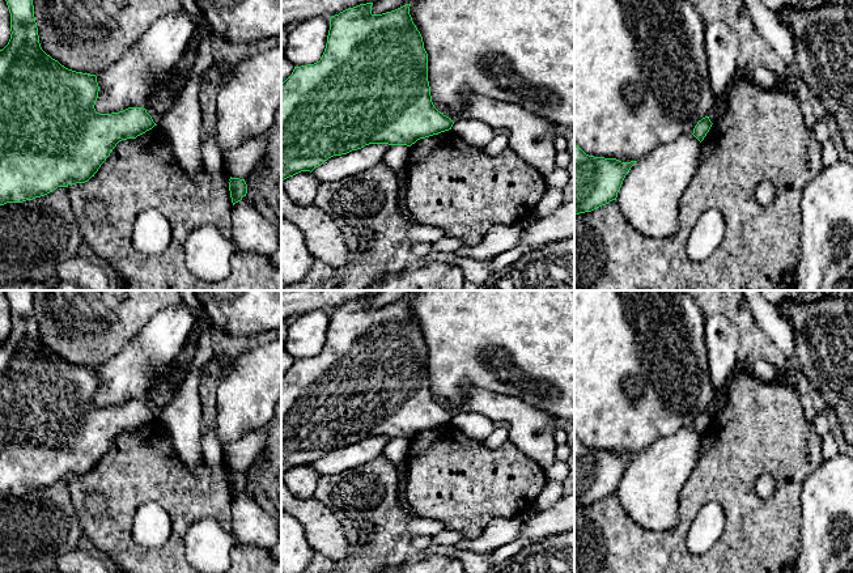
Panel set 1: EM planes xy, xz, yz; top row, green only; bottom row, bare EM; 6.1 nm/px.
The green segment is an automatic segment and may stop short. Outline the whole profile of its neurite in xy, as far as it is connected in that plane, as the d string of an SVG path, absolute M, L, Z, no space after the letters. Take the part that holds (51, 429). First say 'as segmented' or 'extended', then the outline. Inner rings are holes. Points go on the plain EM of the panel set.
as segmented | M5 290L5 294L12 327L8 338L0 343L0 498L33 493L58 480L88 475L119 434L136 432L157 419L143 400L97 406L97 369L68 362L42 343L31 290Z

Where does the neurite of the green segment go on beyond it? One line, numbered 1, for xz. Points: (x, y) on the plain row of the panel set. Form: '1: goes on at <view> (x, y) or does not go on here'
1: does not go on here

